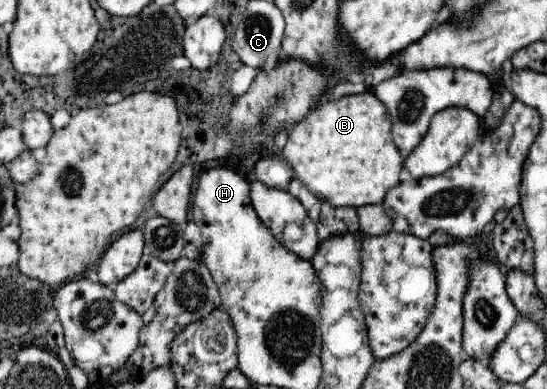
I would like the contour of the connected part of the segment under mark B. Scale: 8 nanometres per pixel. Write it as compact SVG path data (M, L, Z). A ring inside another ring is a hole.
M370 93L348 95L318 107L302 121L298 121L288 133L288 141L280 153L282 158L286 159L286 163L290 163L292 169L296 169L295 177L298 177L312 193L334 197L334 199L326 199L328 203L336 207L354 206L355 208L380 204L384 201L388 189L398 185L398 173L402 171L404 165L402 155L392 141L390 129L392 129L392 121L388 121L386 105L382 105L378 97Z

